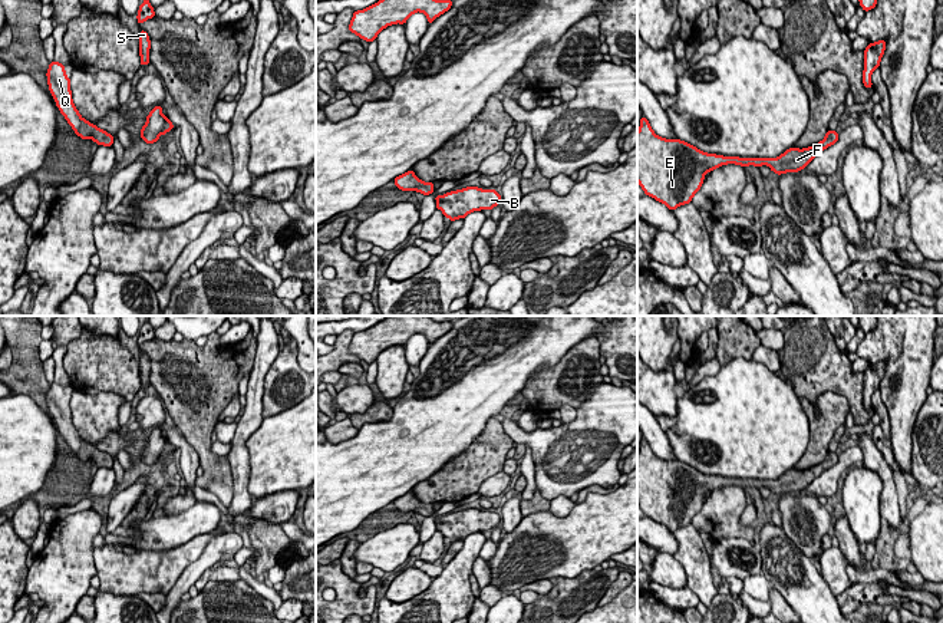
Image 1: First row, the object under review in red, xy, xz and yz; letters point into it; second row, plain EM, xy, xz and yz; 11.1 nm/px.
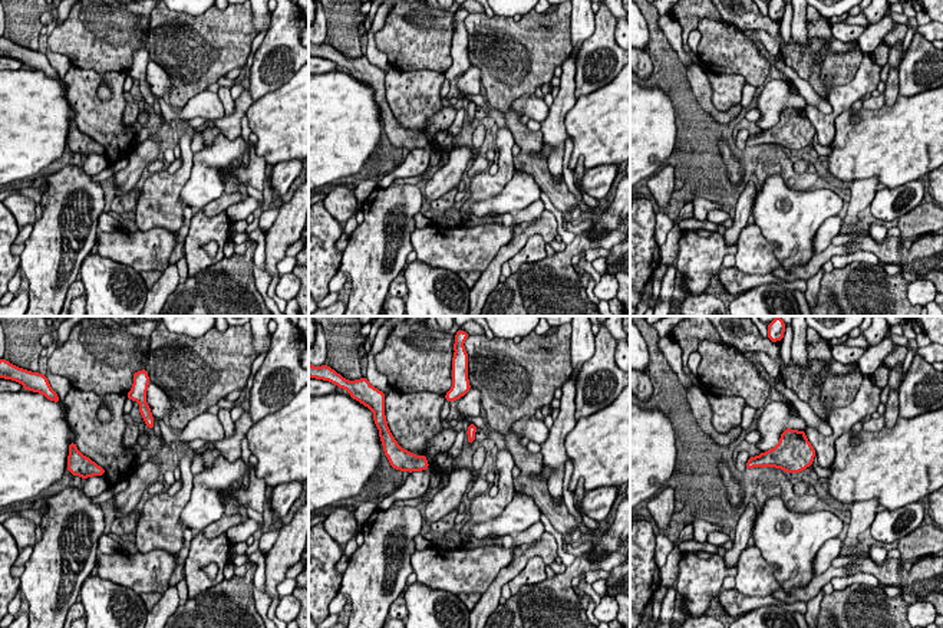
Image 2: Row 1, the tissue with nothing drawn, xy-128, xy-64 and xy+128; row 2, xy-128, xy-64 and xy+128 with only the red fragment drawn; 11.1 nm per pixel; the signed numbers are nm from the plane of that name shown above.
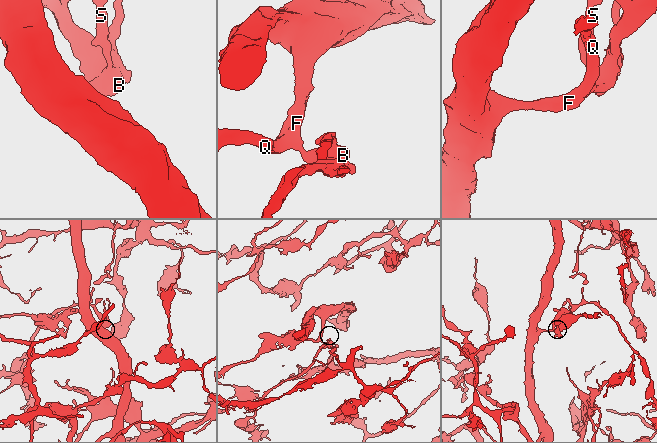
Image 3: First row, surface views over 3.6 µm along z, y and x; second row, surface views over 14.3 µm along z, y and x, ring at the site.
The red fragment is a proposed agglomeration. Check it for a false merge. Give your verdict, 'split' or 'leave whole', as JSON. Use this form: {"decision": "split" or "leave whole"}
{"decision": "leave whole"}

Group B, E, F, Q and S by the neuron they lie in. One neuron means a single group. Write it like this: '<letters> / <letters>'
B E F Q S

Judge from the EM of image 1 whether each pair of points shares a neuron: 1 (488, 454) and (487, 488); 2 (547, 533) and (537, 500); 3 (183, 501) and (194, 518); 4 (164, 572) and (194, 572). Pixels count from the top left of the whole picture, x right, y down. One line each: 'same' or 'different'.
1: different
2: different
3: different
4: different

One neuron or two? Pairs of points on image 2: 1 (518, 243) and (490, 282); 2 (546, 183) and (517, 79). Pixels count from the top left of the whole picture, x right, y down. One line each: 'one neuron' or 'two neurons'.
1: one neuron
2: one neuron

